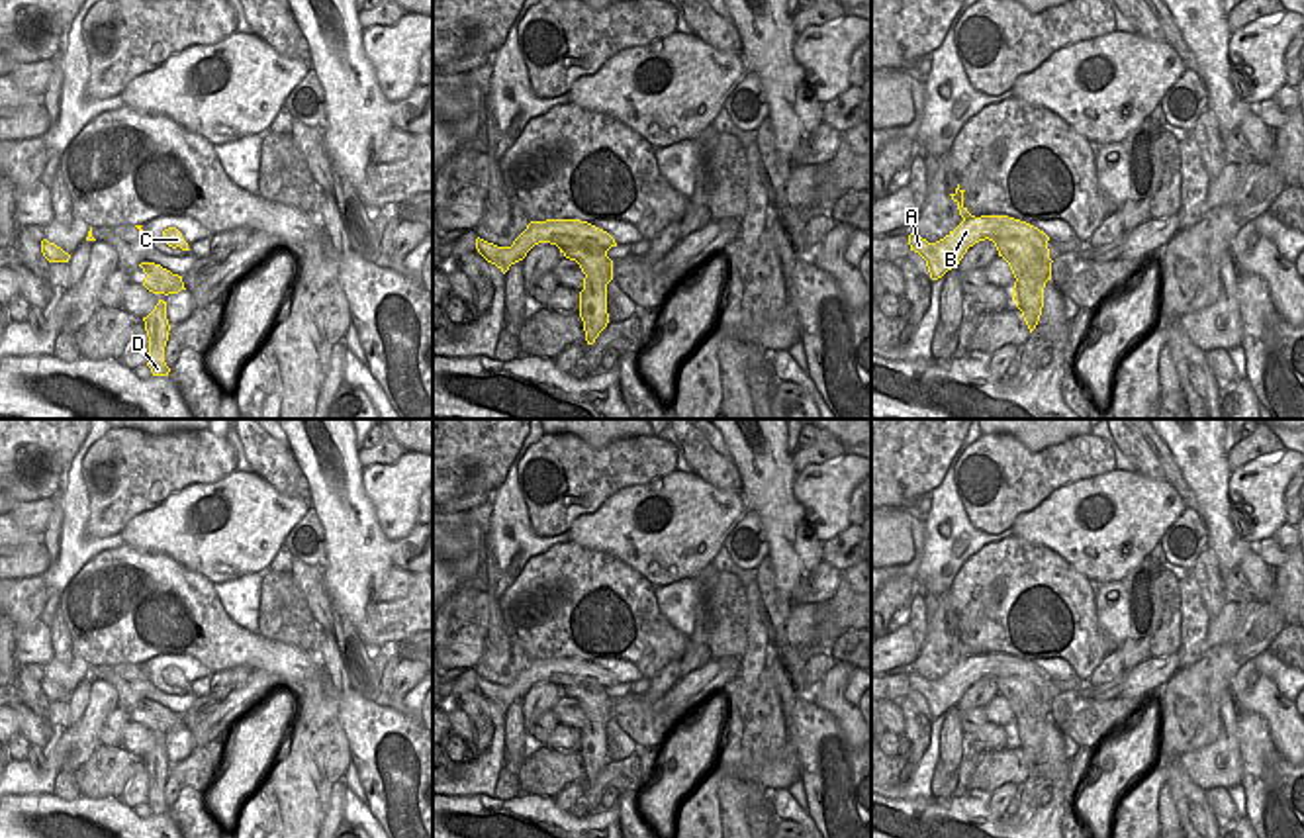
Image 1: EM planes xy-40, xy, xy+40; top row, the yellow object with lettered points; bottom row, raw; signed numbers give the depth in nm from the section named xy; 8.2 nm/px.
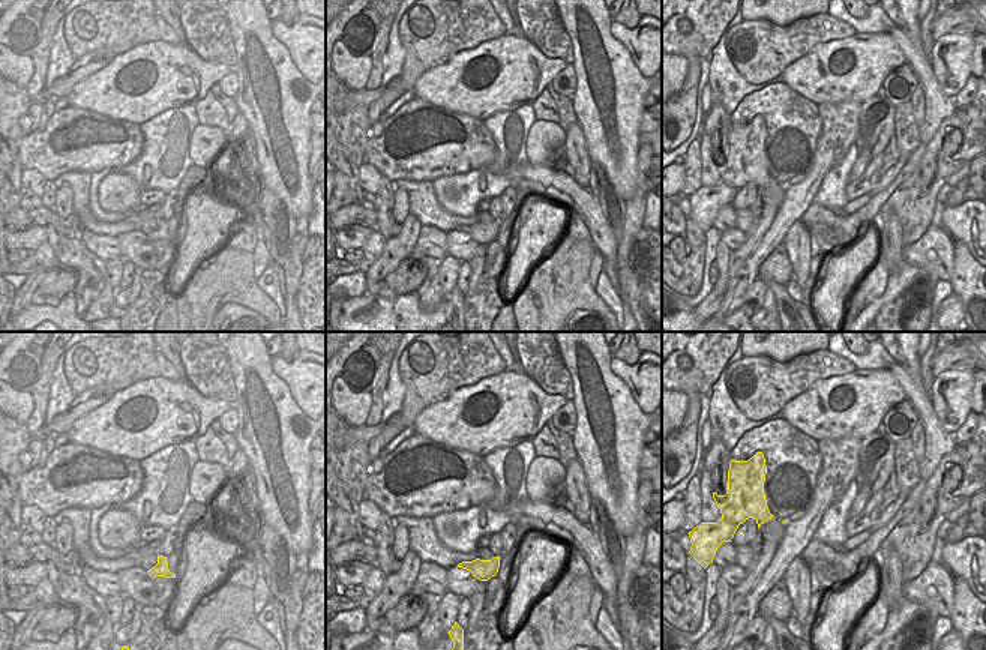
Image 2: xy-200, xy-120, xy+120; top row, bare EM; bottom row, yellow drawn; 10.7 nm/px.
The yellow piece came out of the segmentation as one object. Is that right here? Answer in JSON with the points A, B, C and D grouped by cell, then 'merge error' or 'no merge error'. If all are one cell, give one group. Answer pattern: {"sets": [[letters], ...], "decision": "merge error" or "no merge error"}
{"sets": [["A", "B", "C"], ["D"]], "decision": "merge error"}

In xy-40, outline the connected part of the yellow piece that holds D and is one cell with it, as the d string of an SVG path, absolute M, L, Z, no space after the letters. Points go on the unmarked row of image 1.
M159 738L155 748L143 756L145 769L149 775L149 801L153 815L168 815L170 807L164 801L164 785L168 779L168 758L166 758L166 740Z

